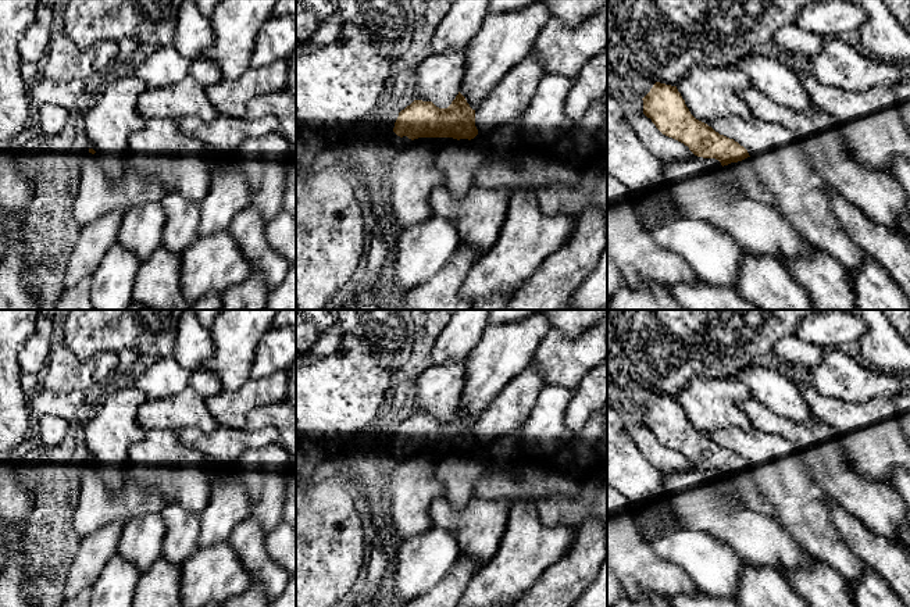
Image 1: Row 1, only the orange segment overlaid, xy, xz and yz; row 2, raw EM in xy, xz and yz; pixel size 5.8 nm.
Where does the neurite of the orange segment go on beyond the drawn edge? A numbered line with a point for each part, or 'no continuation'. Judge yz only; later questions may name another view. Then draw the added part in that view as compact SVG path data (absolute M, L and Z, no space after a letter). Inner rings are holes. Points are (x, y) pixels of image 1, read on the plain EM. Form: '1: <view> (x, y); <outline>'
1: yz (741, 485); M750 468L724 476L724 479L728 490L742 503L743 507L777 518L774 508L759 492Z

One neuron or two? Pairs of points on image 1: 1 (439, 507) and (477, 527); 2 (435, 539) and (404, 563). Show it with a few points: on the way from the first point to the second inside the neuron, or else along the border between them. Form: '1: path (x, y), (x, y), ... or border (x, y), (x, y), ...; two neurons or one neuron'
1: path (449, 517), (467, 525); one neuron
2: path (428, 546), (411, 563); one neuron

